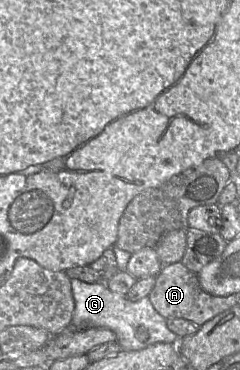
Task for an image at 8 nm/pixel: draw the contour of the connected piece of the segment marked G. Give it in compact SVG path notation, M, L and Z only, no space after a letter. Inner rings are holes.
M72 278L71 287L74 297L71 326L75 330L92 327L108 328L116 334L116 341L124 351L140 350L158 342L178 344L181 339L167 327L166 319L153 307L148 296L131 301L125 295L111 291L101 281L87 283ZM140 326L145 327L149 333L146 341L140 341L136 336Z

